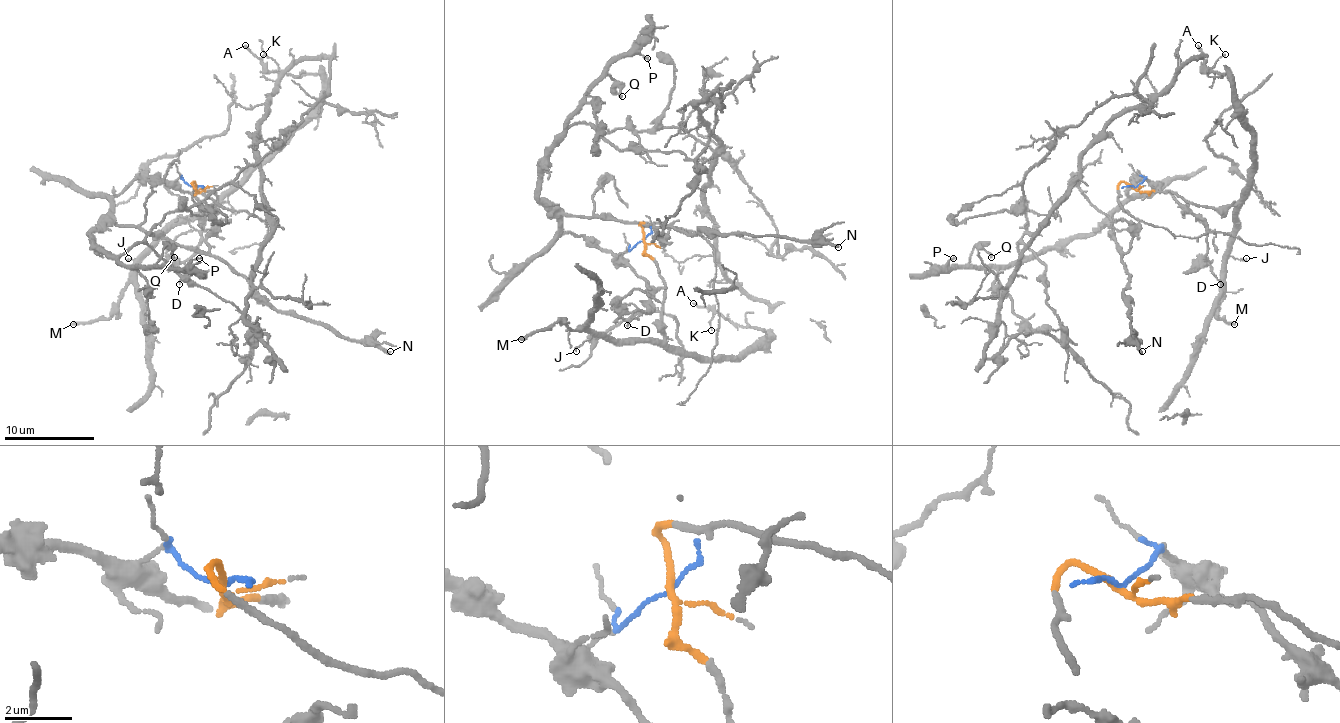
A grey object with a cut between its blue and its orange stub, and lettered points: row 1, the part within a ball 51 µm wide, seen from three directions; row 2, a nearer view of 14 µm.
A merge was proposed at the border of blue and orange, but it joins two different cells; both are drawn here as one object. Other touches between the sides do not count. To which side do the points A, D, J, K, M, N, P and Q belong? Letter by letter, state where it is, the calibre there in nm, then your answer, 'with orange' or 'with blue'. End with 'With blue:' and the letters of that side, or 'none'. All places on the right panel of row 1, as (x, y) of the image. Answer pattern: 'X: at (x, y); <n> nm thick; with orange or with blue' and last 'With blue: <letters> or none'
A: at (1198, 45); 160 nm thick; with orange
D: at (1220, 284); 130 nm thick; with blue
J: at (1246, 258); 100 nm thick; with orange
K: at (1225, 54); 100 nm thick; with orange
M: at (1234, 324); 300 nm thick; with orange
N: at (1142, 351); 240 nm thick; with blue
P: at (953, 258); 130 nm thick; with blue
Q: at (991, 257); 170 nm thick; with blue
With blue: D, N, P, Q

